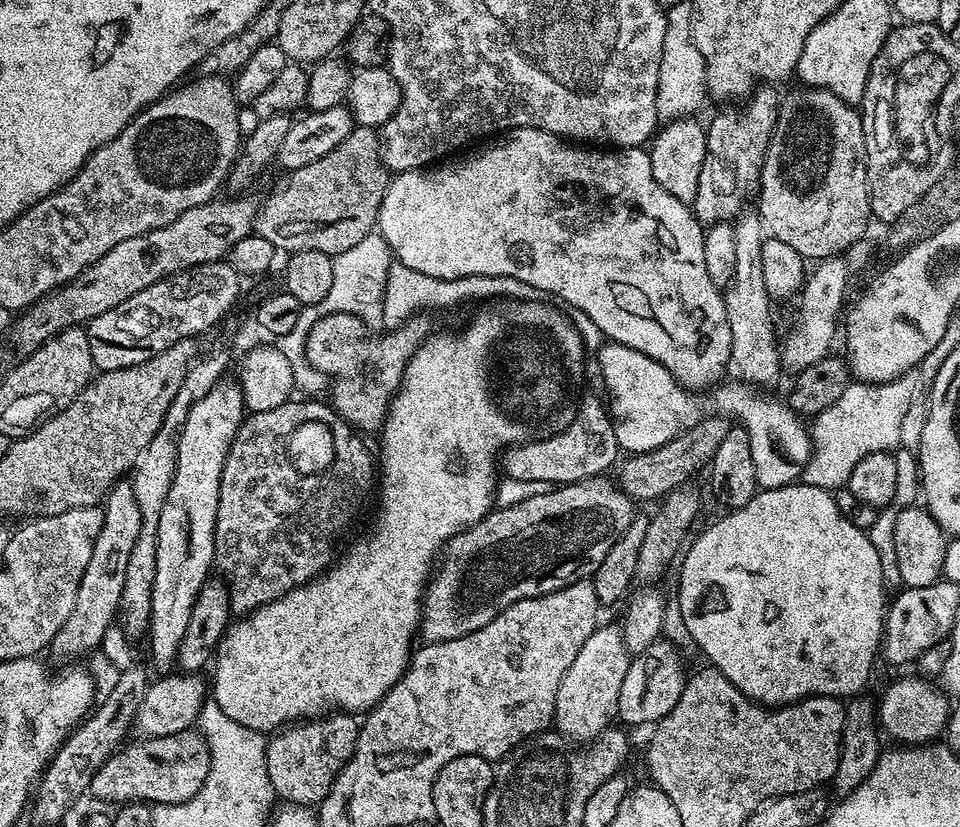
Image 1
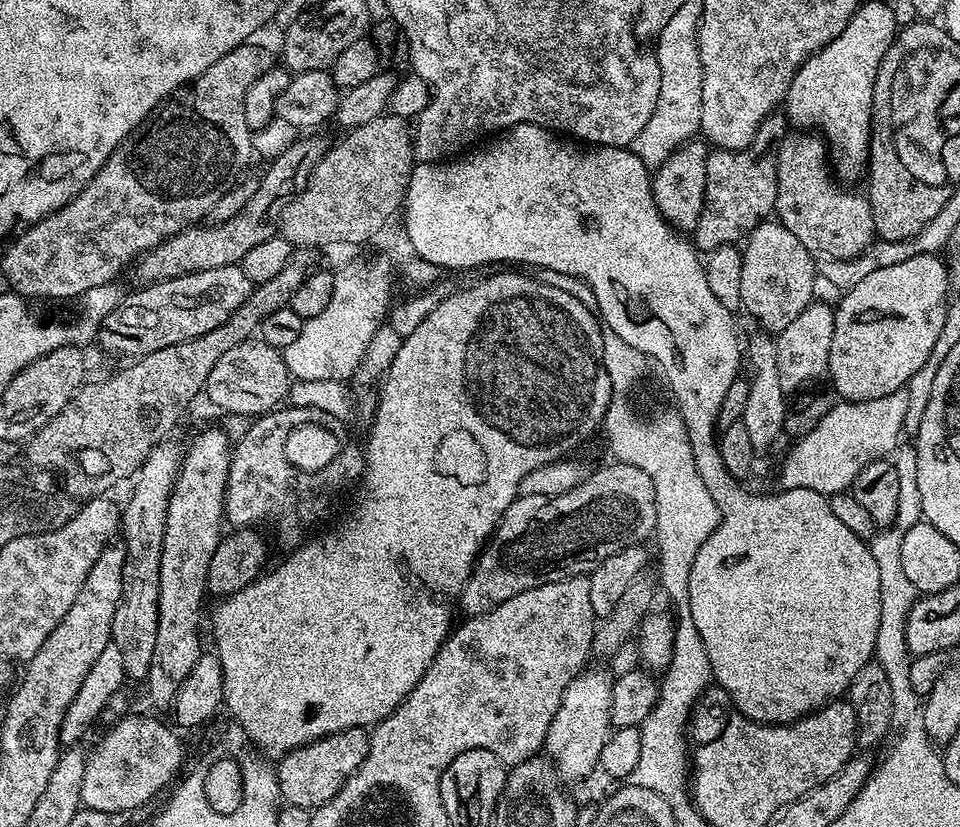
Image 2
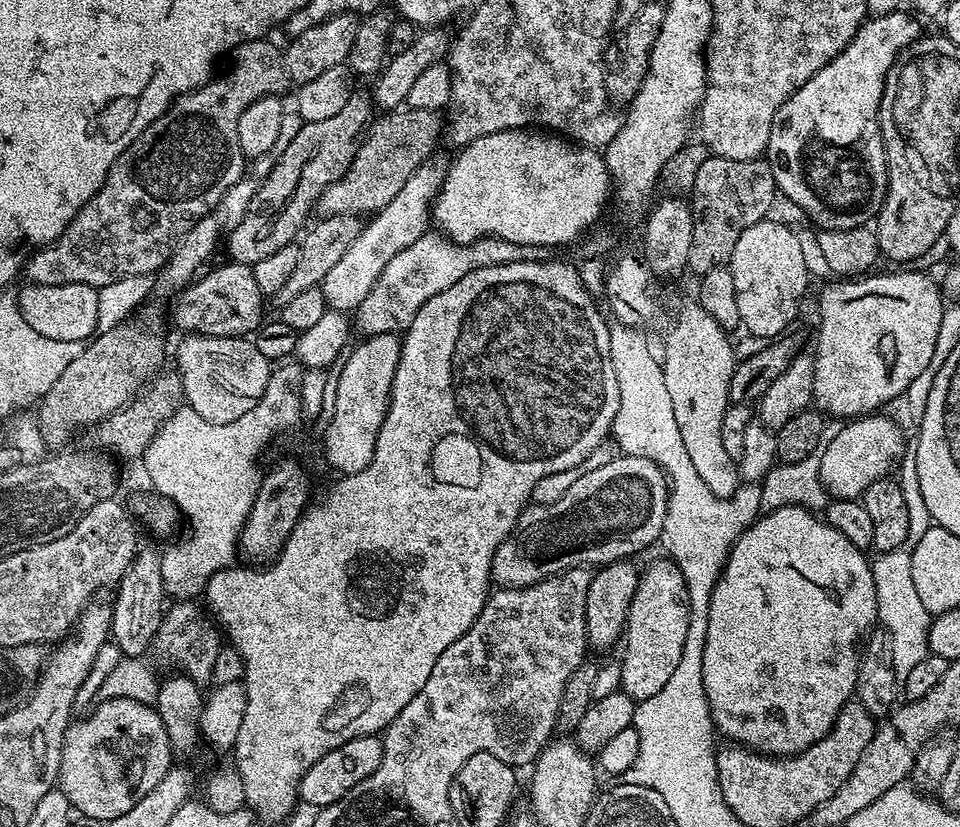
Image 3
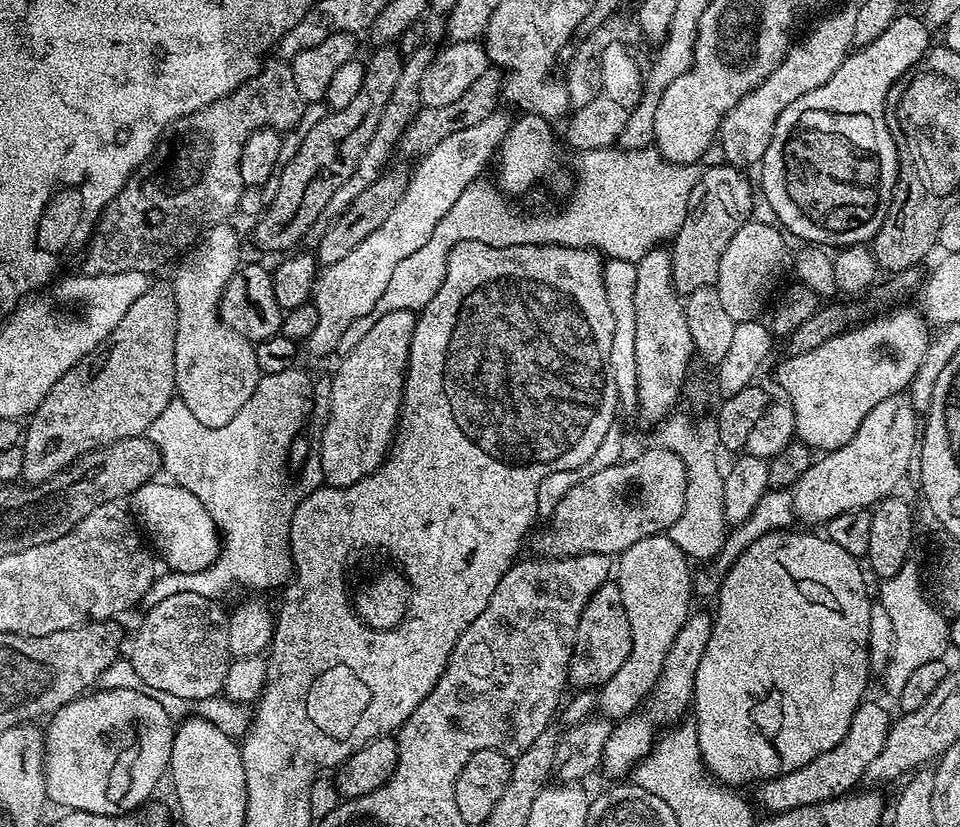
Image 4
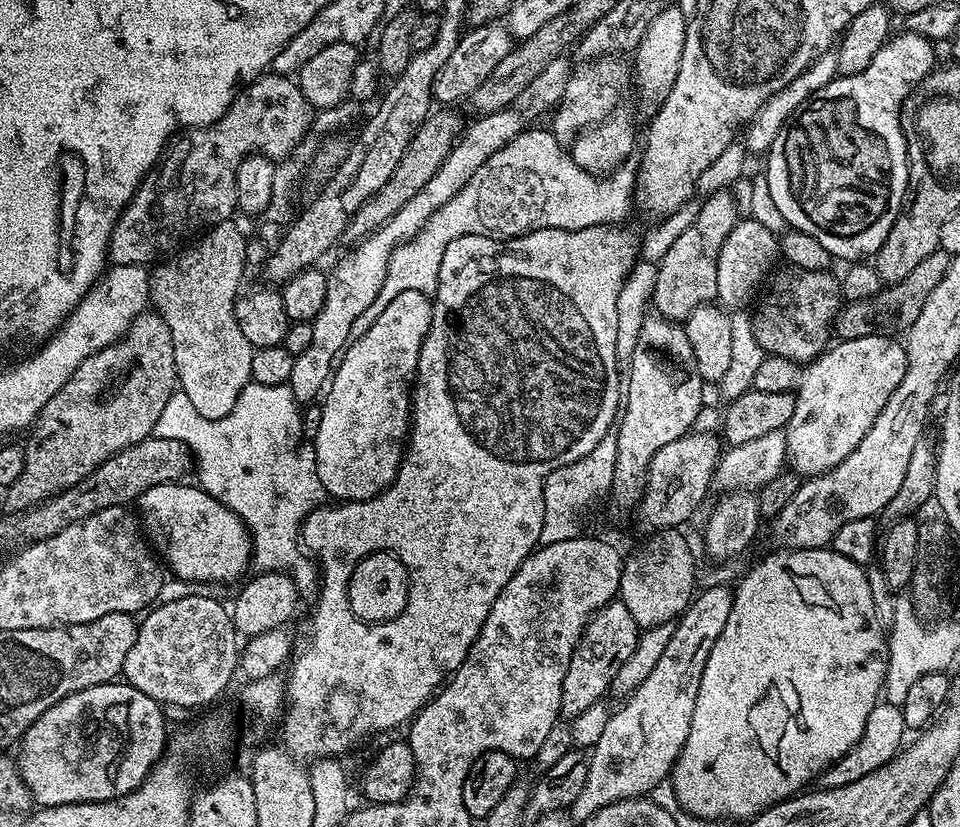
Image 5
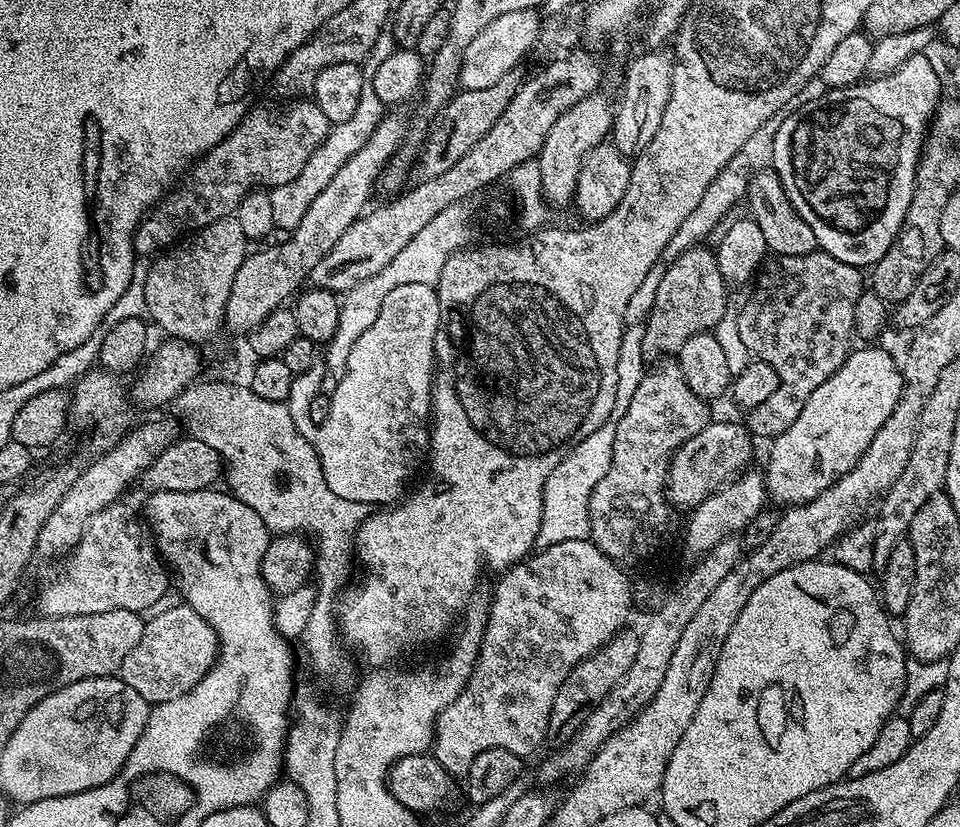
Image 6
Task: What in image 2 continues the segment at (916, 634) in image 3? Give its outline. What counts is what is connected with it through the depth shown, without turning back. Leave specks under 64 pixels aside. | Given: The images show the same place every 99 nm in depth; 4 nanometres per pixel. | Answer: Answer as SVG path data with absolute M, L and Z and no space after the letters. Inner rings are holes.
M901 443L894 454L894 463L898 470L898 514L893 527L881 529L868 542L871 553L878 565L880 582L880 617L878 618L878 638L876 639L875 663L886 670L886 678L890 678L890 694L894 698L894 712L897 717L908 716L919 709L921 697L910 686L910 662L912 656L906 646L906 618L918 599L914 582L903 572L901 548L905 530L921 521L921 495L918 493L917 452L913 443Z

